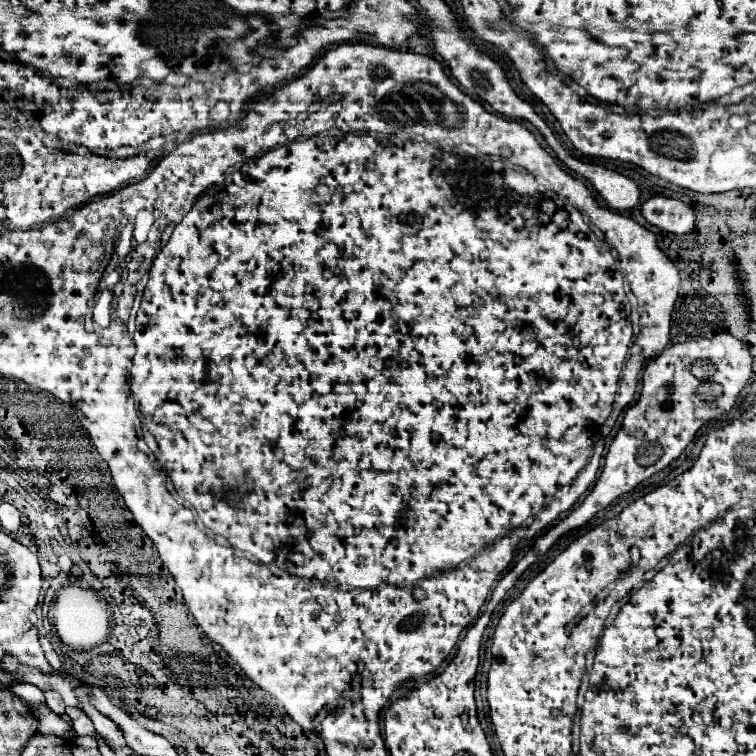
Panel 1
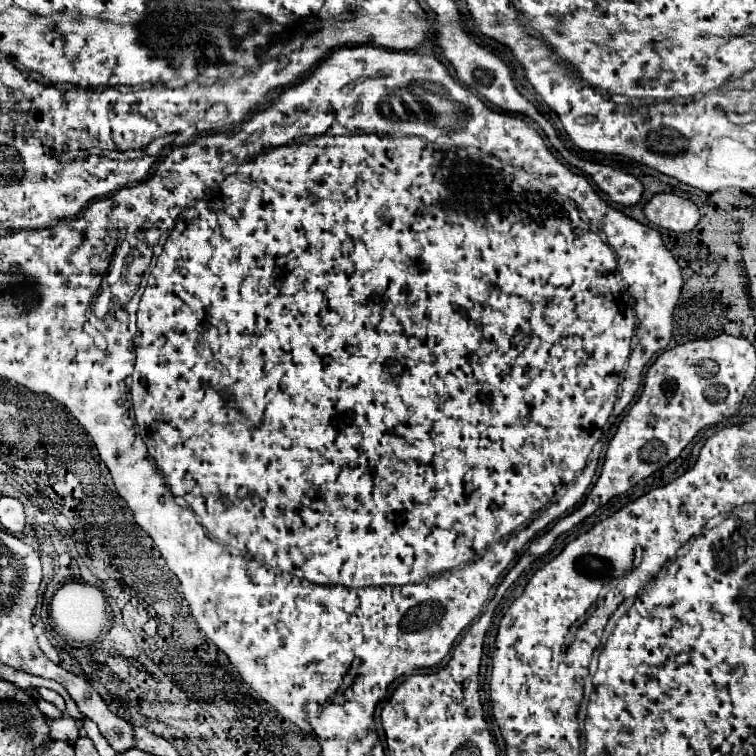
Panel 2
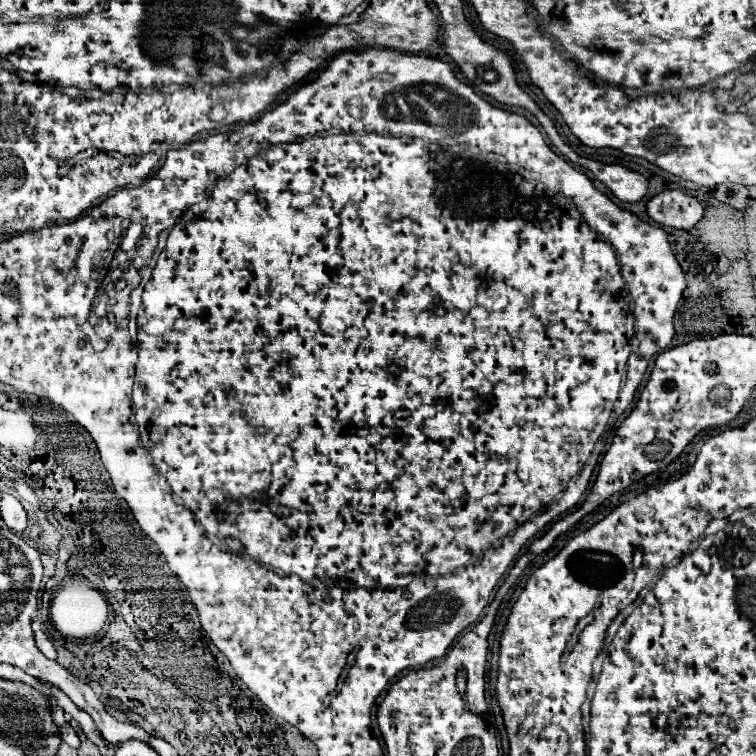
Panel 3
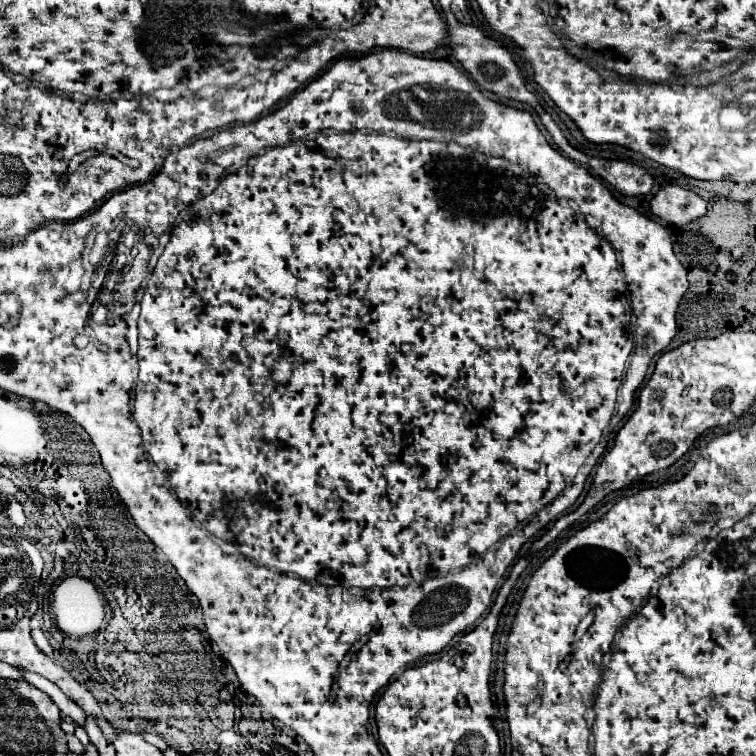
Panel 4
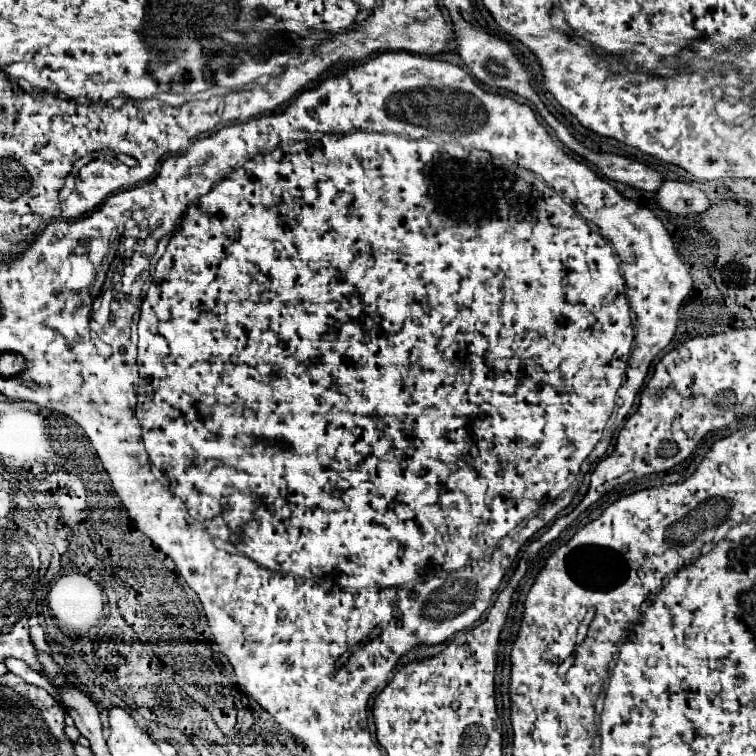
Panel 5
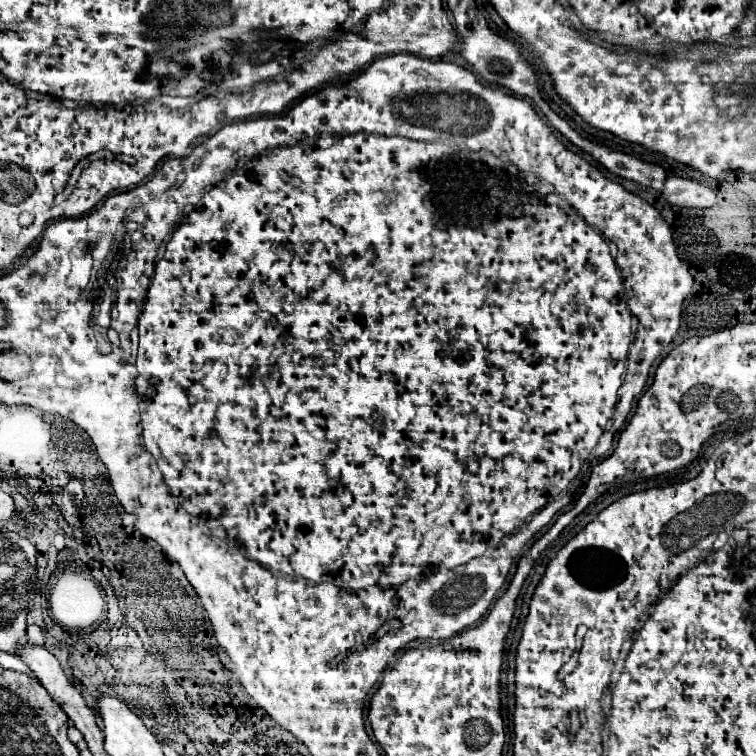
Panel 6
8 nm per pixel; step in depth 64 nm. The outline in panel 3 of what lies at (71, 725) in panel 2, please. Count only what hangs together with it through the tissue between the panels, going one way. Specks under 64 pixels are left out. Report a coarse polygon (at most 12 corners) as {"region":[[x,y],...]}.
{"region":[[60,726],[60,738],[78,748],[80,738],[76,730],[70,726]]}

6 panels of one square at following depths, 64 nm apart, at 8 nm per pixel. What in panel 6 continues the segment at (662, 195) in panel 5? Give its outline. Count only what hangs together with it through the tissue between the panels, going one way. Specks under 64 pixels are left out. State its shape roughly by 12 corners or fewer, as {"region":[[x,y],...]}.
{"region":[[668,176],[662,196],[680,208],[710,208],[714,190]]}

